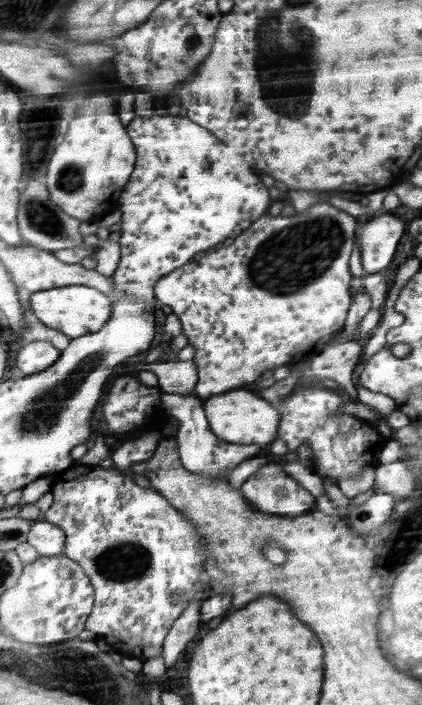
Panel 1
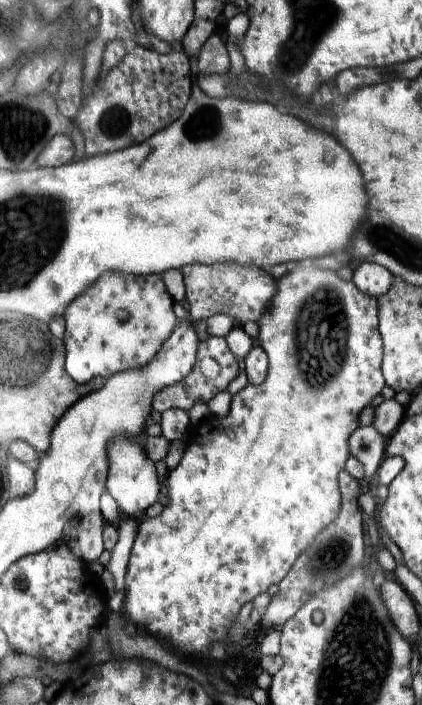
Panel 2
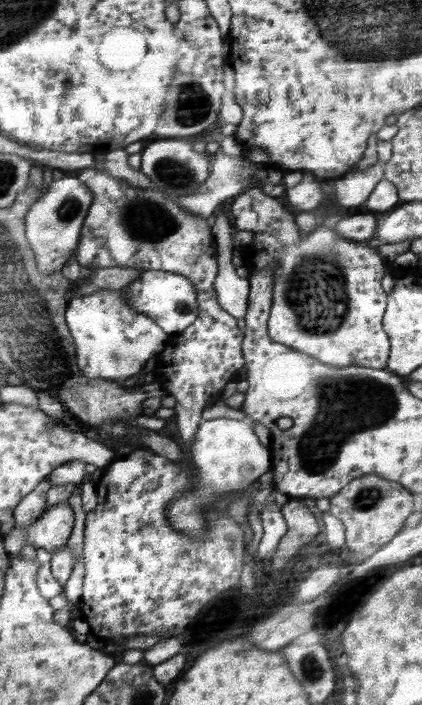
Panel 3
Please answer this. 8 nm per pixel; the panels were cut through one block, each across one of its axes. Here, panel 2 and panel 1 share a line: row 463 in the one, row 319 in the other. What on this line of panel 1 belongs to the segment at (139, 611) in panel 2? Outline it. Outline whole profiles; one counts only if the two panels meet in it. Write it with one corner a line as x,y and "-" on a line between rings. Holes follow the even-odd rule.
326,202
314,204
314,206
302,210
294,216
268,216
268,214
264,214
248,230
244,230
244,234
240,234
234,240
234,244
216,249
216,252
212,251
212,254
206,254
200,260
192,260
192,262
188,262
188,266
180,266
176,271
160,279
155,287
157,300
162,301
166,309
180,319
182,333
188,337
190,346
196,349
196,355
192,360
198,369
198,382
193,394
200,398
208,398
208,396
226,392
230,388
236,388
240,384
254,382
264,370
288,364
288,358
302,361
312,360
330,345
333,338
343,330
352,305
352,296
350,296
352,274
348,270
348,258
350,258
352,244
354,244
354,232
356,232
354,228
356,228
356,217
342,212
340,208
326,204

